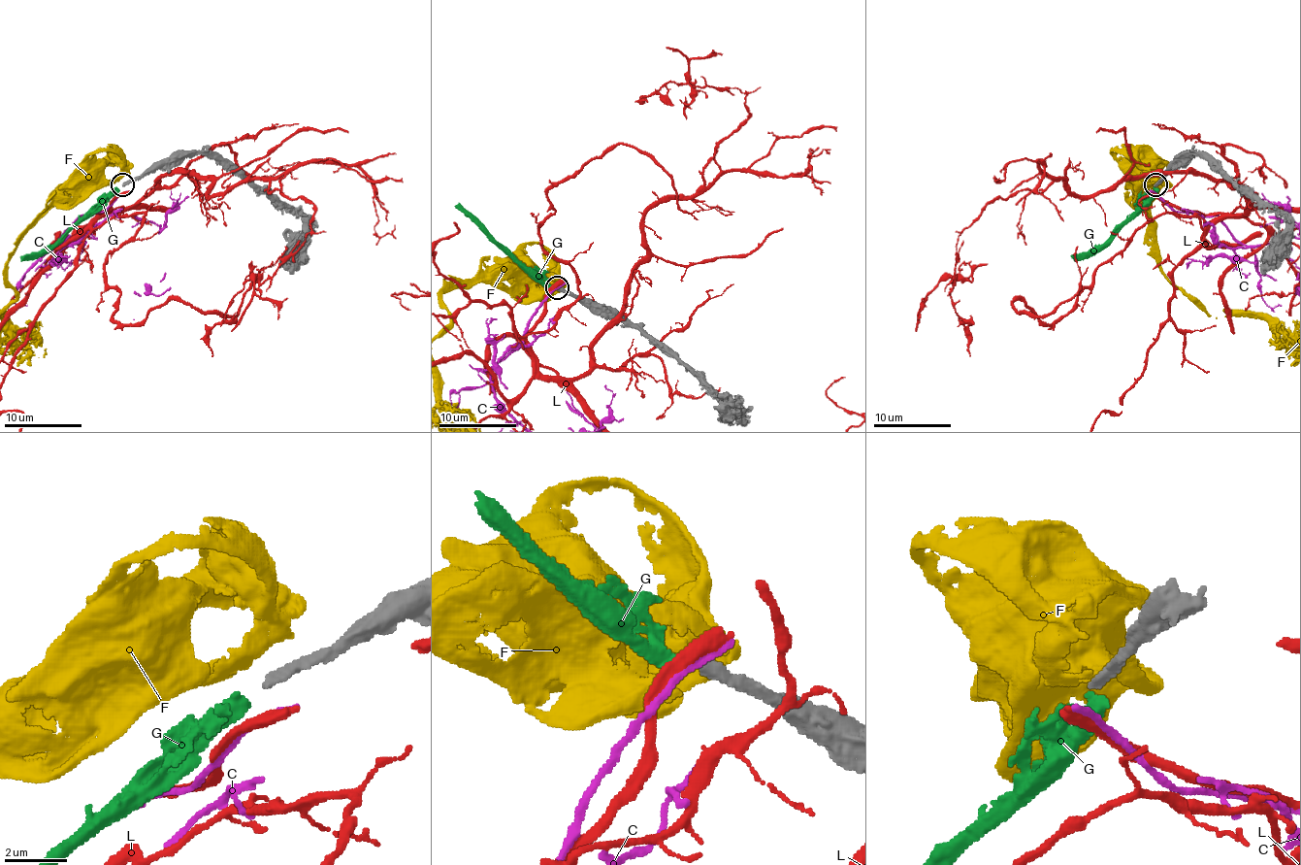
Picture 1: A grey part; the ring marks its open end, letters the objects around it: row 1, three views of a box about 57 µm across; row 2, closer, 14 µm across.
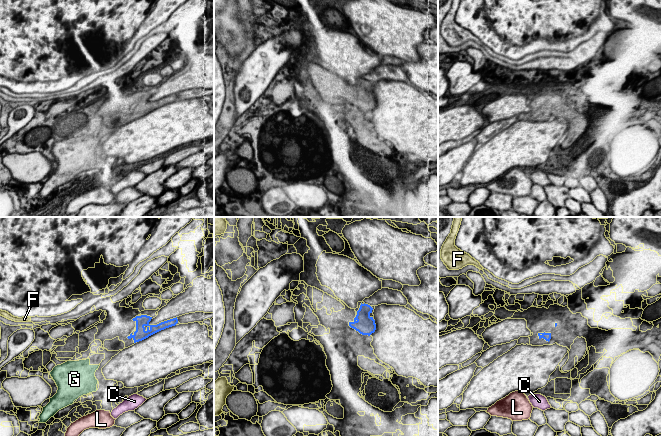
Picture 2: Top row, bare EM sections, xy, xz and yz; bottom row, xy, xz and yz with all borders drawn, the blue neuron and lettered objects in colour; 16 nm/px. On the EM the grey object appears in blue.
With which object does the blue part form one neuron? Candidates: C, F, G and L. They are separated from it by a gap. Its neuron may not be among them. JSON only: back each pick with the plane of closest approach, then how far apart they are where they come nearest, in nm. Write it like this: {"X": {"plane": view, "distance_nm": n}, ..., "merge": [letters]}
{"merge": []}

